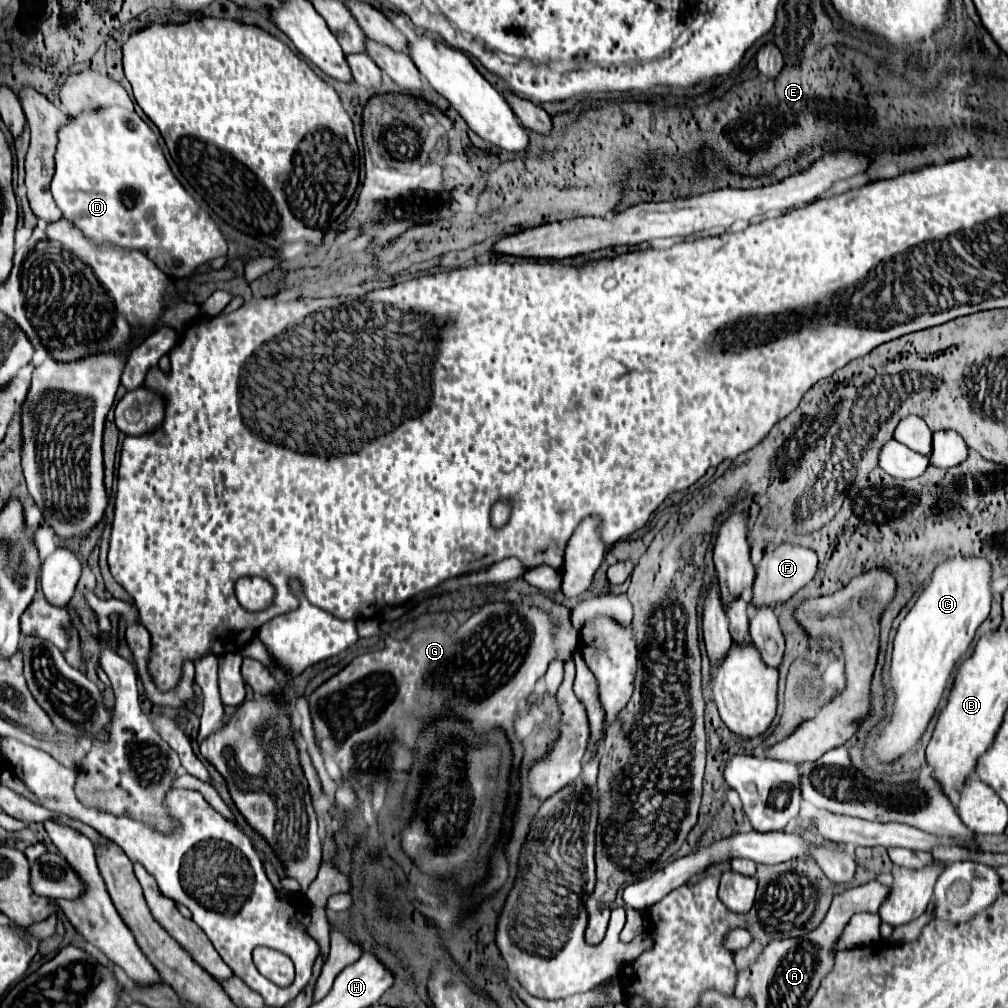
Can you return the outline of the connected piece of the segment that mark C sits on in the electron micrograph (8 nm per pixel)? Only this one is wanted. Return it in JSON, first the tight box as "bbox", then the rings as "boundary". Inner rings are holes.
{"bbox":[874,556,992,762],"boundary":[[[956,556],[944,560],[934,570],[928,588],[920,594],[914,608],[900,622],[890,666],[896,708],[888,714],[886,728],[874,748],[880,760],[894,762],[920,740],[936,712],[950,674],[972,644],[978,626],[990,614],[990,576],[992,566],[984,558]]]}

